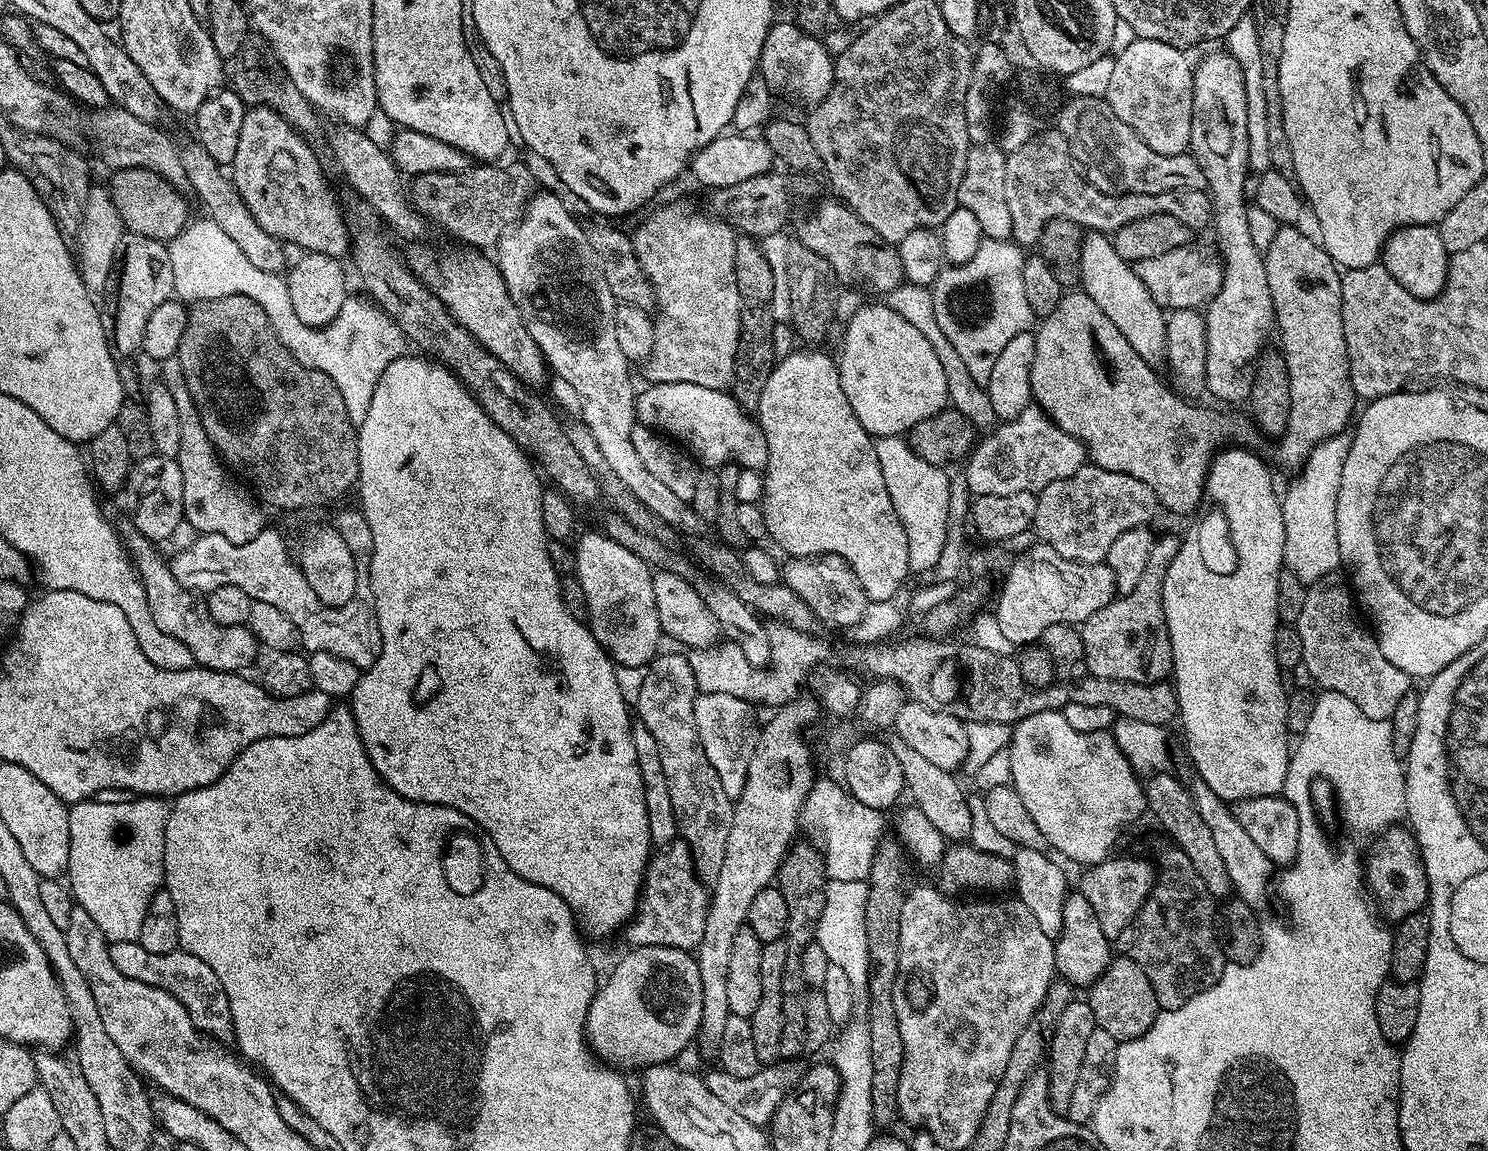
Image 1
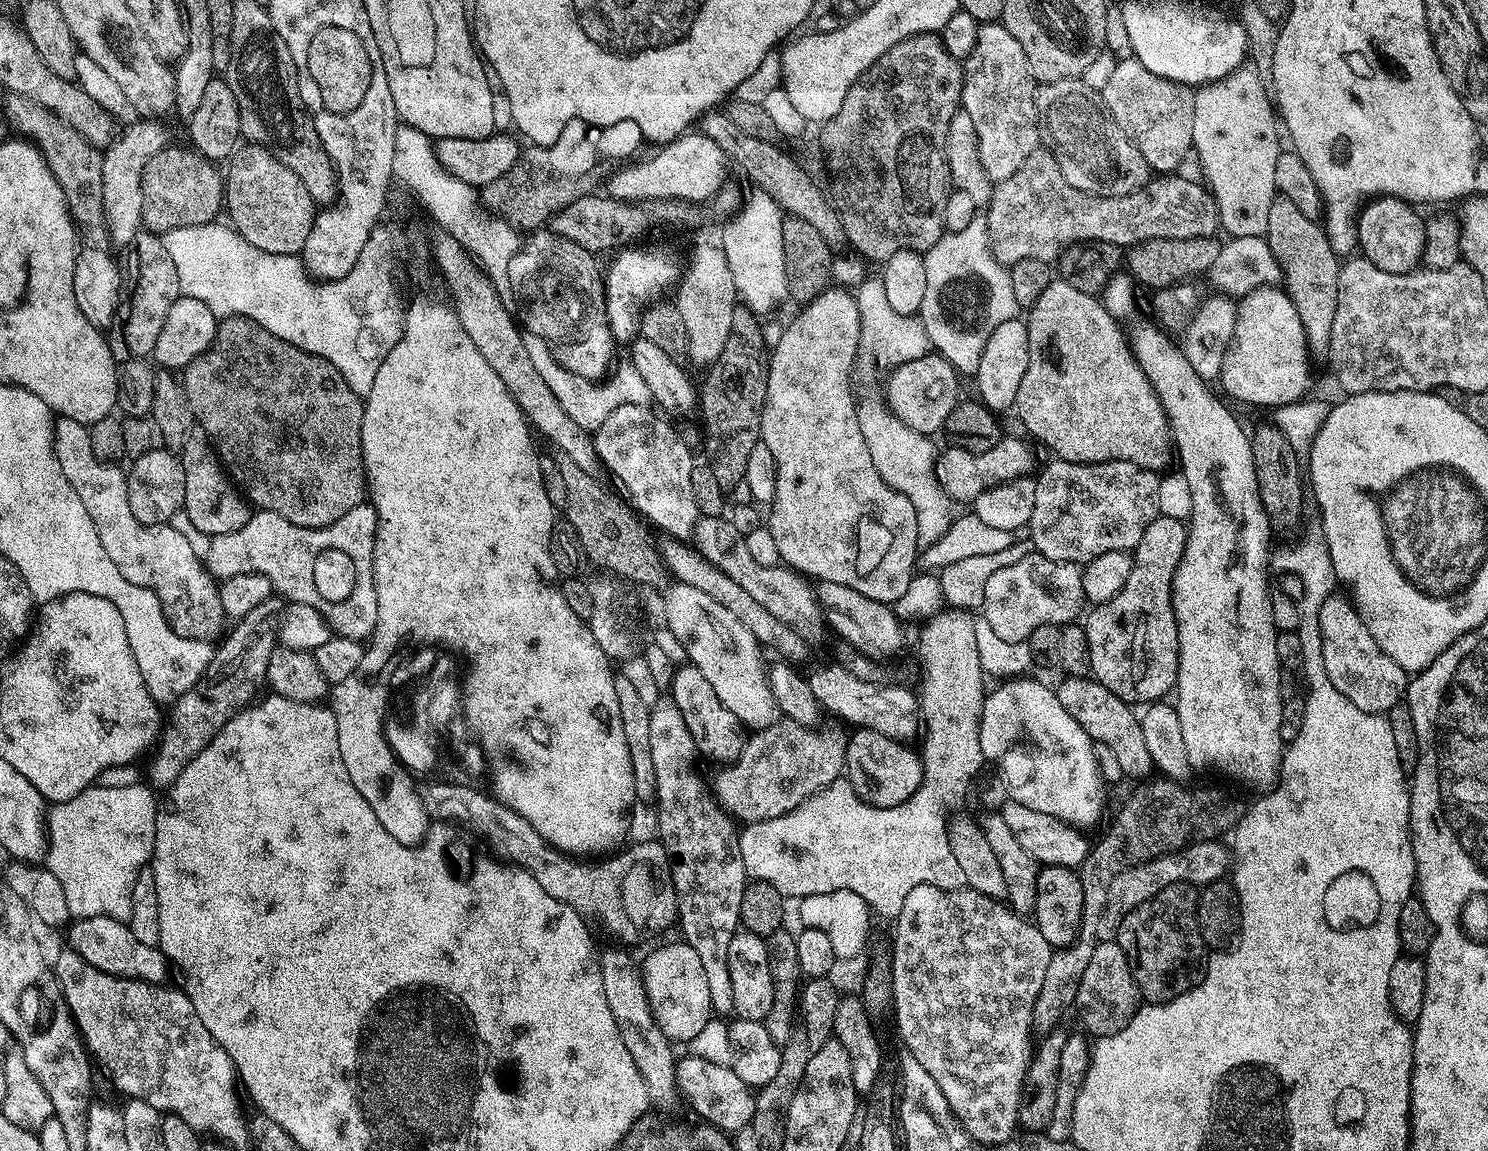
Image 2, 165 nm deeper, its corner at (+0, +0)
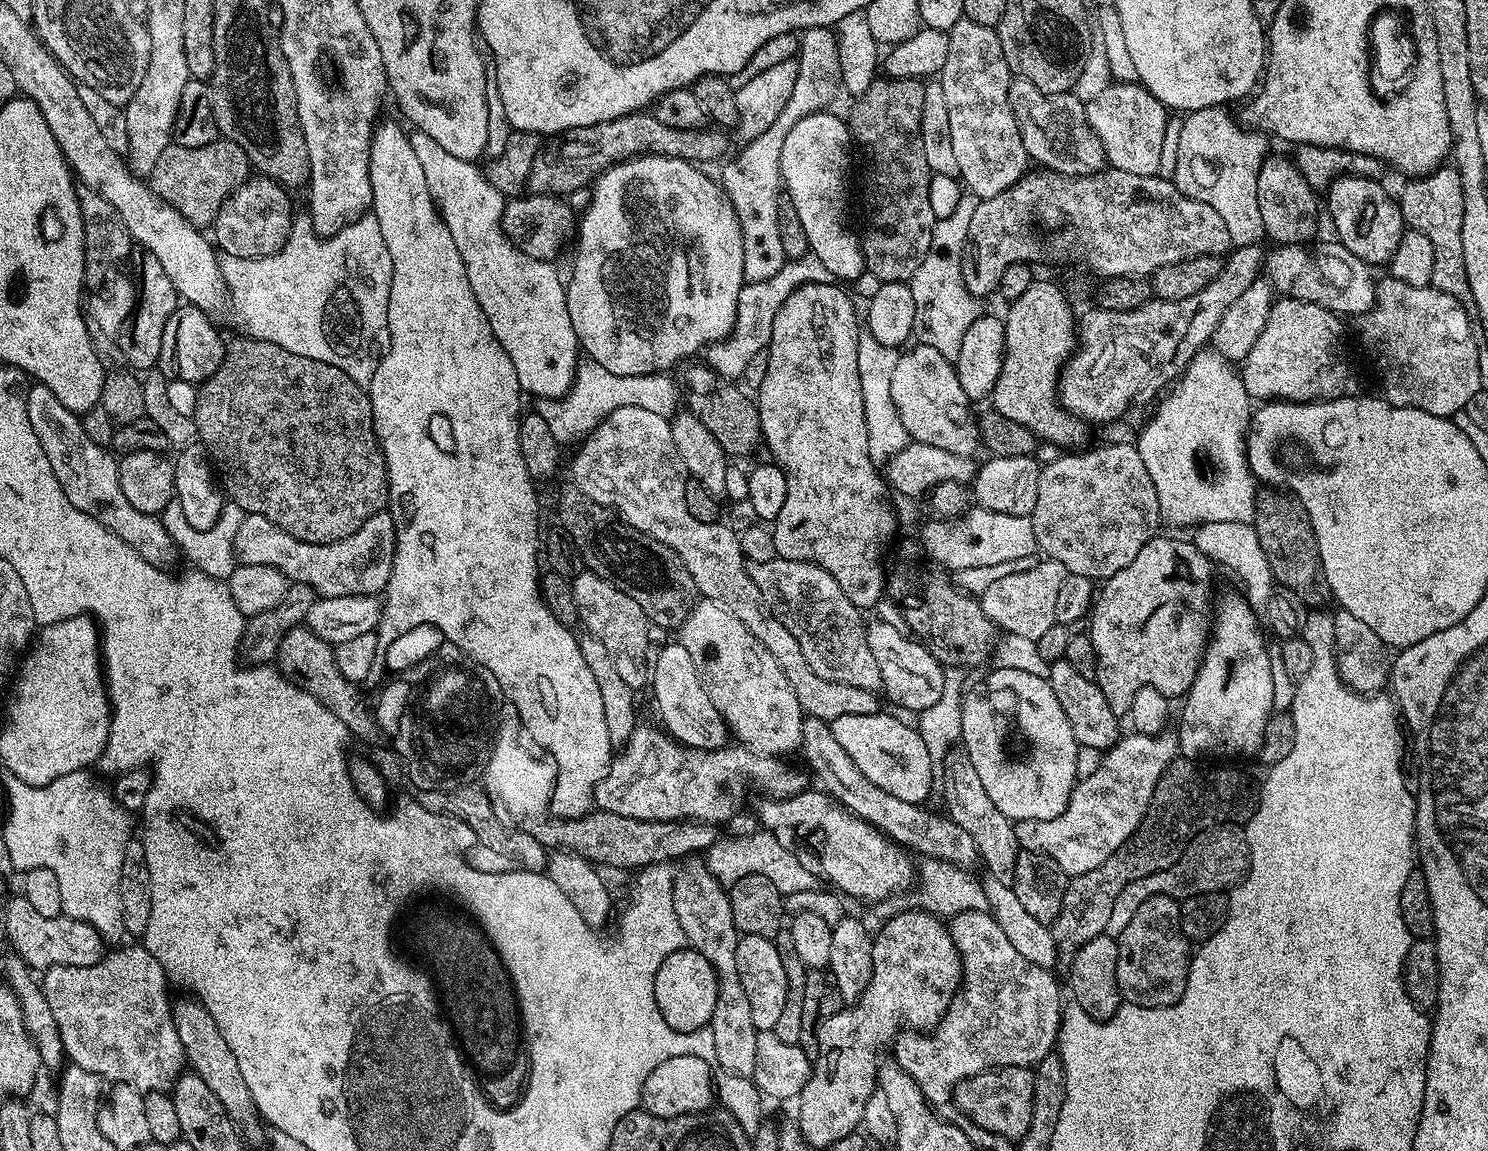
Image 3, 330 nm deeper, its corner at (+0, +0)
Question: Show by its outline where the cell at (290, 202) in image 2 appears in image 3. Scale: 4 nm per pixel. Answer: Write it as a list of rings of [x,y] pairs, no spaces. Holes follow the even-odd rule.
[[[259,174],[245,180],[244,185],[222,207],[216,215],[214,244],[224,256],[243,260],[261,260],[280,252],[292,229],[294,211],[292,200],[281,185]]]

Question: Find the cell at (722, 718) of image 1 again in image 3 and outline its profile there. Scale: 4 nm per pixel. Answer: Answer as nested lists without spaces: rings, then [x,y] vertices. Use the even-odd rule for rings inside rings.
[[[668,642],[660,649],[662,650],[657,656],[655,653],[654,663],[650,668],[650,689],[652,688],[653,694],[656,695],[656,708],[660,711],[660,720],[665,724],[663,727],[667,735],[686,748],[699,748],[702,752],[713,752],[725,747],[730,740],[728,725],[725,724],[722,714],[714,710],[714,702],[710,702],[710,694],[706,694],[706,690],[700,685],[700,675],[686,646],[678,642]]]

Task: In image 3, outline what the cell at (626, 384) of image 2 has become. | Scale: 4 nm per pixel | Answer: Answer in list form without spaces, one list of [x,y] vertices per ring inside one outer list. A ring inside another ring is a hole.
[[[591,360],[584,363],[577,367],[576,382],[567,398],[545,401],[539,405],[538,411],[548,421],[556,441],[567,444],[589,435],[601,421],[622,406],[641,407],[642,410],[668,417],[664,413],[664,380],[667,373],[620,376],[611,374]]]

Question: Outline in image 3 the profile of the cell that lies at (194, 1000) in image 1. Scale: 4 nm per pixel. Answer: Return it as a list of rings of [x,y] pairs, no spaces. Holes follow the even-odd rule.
[[[16,894],[2,910],[4,932],[12,943],[17,957],[33,970],[43,970],[54,966],[94,966],[106,954],[106,941],[89,924],[71,920],[63,914],[54,918],[42,918],[38,910],[30,907],[30,902],[22,894]]]

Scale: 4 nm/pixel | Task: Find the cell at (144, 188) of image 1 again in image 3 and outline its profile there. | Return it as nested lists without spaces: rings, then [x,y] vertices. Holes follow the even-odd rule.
[[[218,138],[210,146],[178,146],[169,144],[158,158],[150,177],[150,187],[182,218],[186,218],[201,230],[215,225],[218,210],[249,179],[250,165],[248,154],[232,140]]]

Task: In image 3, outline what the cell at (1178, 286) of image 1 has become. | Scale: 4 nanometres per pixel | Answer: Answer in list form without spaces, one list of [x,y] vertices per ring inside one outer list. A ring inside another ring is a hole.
[[[1339,242],[1332,244],[1320,244],[1312,250],[1304,244],[1281,244],[1273,247],[1273,252],[1269,251],[1266,256],[1266,276],[1272,281],[1272,287],[1281,297],[1289,300],[1301,300],[1322,306],[1326,310],[1336,313],[1341,318],[1347,316],[1363,317],[1365,312],[1371,311],[1376,305],[1376,285],[1377,281],[1372,280],[1373,269],[1362,262],[1346,246]]]

